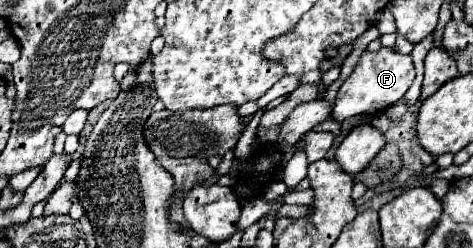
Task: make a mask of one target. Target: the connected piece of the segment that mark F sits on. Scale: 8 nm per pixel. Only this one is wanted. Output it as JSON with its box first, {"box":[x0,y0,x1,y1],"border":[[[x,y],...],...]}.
{"box":[331,48,415,122],"border":[[[381,48],[377,52],[365,50],[351,76],[341,84],[331,118],[335,122],[343,122],[345,118],[351,116],[383,112],[387,106],[393,106],[399,98],[403,98],[403,94],[413,84],[413,80],[415,80],[415,68],[411,56],[403,56],[393,48]]]}

